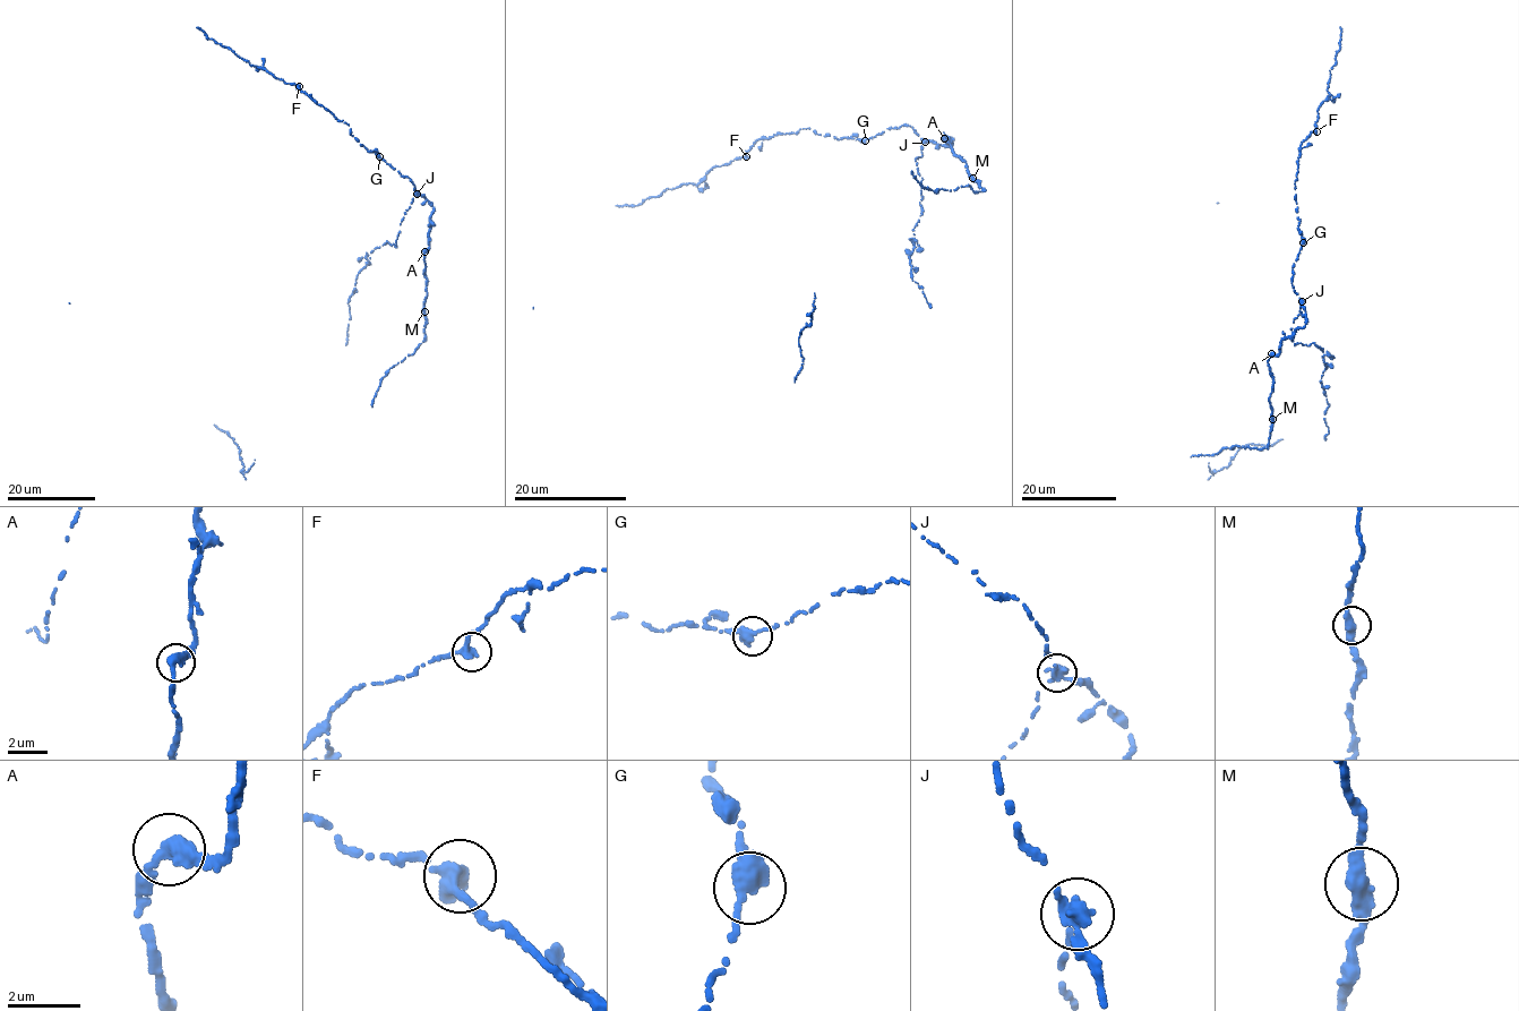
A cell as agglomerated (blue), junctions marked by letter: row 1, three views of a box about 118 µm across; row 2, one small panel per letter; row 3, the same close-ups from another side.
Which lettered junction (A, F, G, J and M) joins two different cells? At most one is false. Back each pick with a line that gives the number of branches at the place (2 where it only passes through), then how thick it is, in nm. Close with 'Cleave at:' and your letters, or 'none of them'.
J: 2 | 380 nm
Cleave at: J

